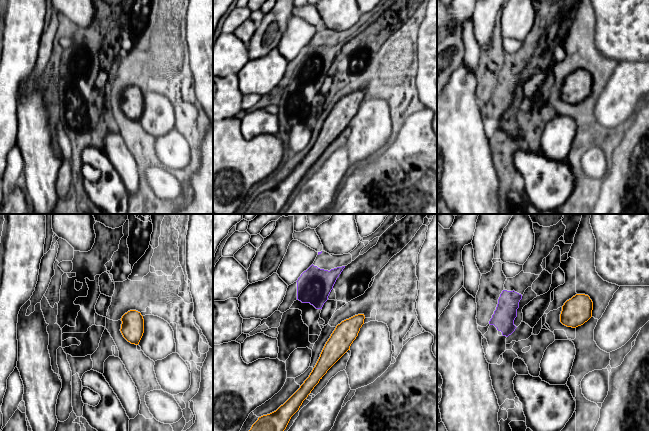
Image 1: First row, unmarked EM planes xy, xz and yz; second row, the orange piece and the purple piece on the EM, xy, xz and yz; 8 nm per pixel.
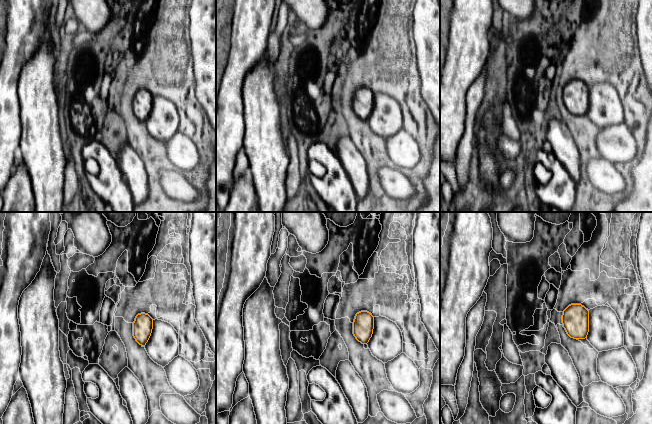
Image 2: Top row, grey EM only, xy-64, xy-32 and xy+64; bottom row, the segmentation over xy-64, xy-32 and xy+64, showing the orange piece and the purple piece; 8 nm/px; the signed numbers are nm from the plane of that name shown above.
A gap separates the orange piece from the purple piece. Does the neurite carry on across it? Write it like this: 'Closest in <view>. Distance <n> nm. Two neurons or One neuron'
Closest in xz. Distance 190 nm. Two neurons

